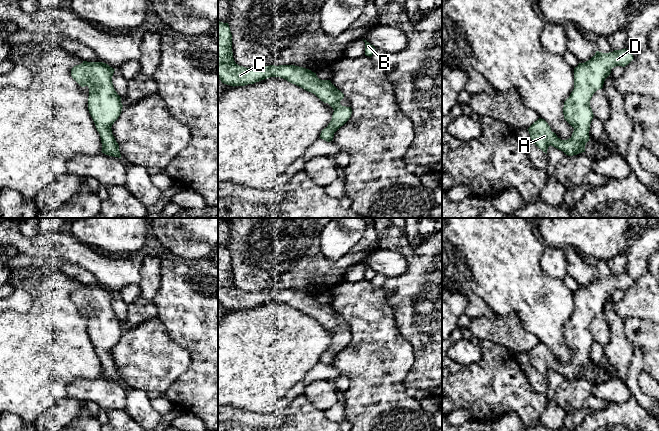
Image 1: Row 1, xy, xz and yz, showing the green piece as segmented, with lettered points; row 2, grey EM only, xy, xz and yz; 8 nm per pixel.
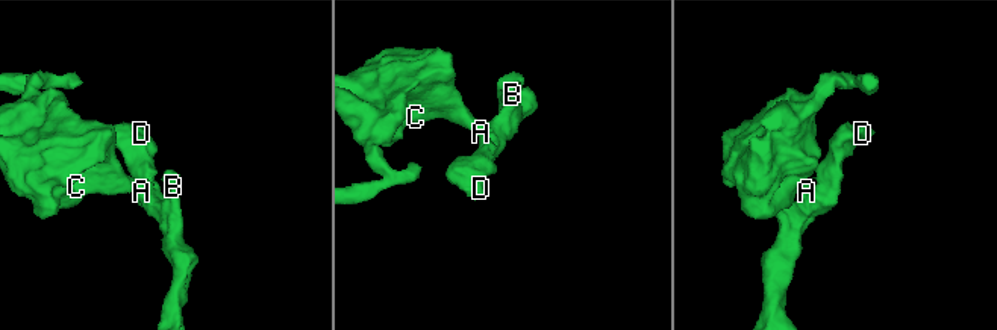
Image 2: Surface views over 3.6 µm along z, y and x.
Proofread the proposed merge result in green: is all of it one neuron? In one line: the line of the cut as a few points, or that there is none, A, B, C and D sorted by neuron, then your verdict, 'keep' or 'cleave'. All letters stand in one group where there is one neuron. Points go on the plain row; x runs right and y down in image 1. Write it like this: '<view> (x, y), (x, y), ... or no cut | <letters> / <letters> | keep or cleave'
no cut | A B C D | keep

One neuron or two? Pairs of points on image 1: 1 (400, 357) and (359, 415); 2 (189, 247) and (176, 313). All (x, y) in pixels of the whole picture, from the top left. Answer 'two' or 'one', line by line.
1: one
2: two

